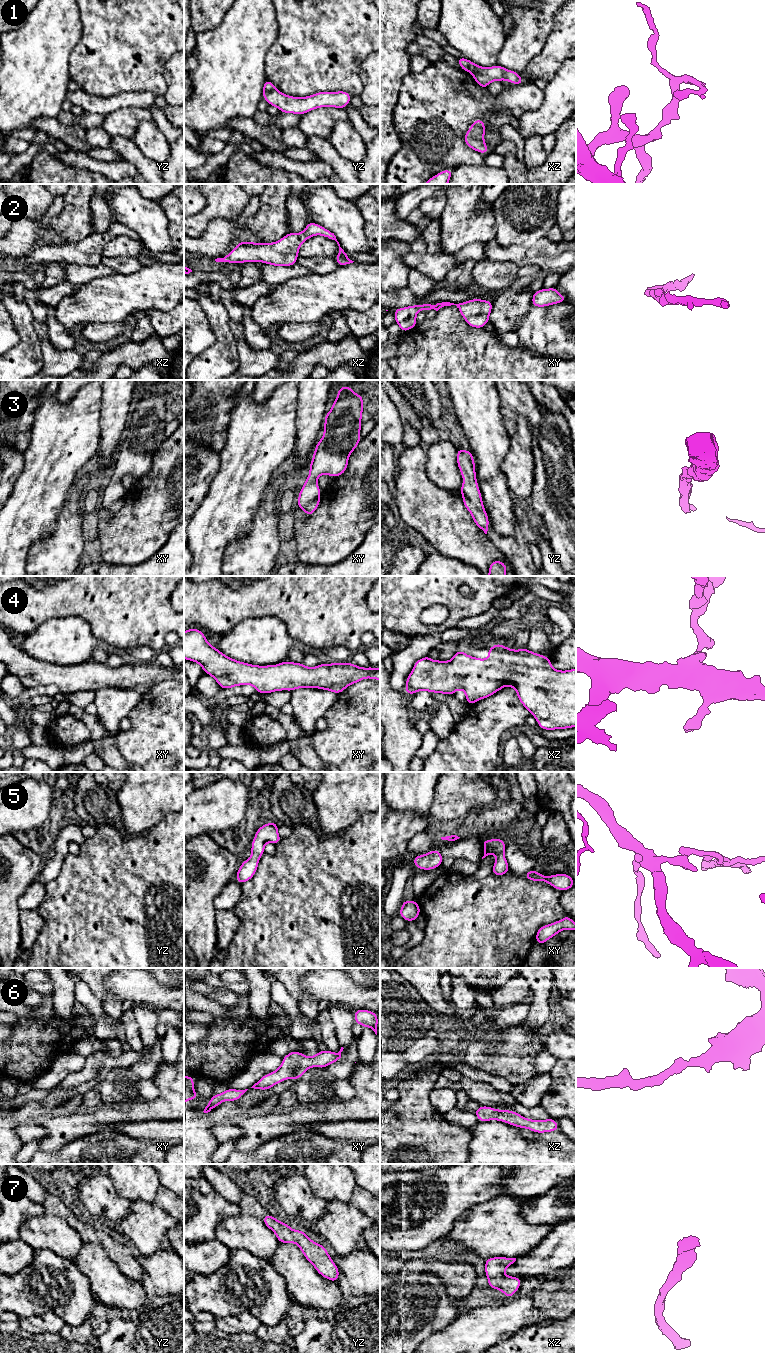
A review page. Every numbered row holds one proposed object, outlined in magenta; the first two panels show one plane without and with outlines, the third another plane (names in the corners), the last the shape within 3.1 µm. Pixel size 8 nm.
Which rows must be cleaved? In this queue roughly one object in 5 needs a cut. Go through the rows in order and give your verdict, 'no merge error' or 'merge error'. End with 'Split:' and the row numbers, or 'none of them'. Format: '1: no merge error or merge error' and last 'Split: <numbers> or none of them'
1: merge error
2: no merge error
3: no merge error
4: no merge error
5: no merge error
6: no merge error
7: no merge error
Split: 1

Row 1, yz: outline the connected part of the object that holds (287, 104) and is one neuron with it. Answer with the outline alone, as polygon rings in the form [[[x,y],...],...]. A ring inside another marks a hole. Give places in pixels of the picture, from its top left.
[[[275,89],[263,92],[263,99],[271,106],[276,106],[280,112],[303,115],[311,110],[322,107],[344,109],[351,101],[352,96],[346,91],[317,92],[303,98],[283,94]]]

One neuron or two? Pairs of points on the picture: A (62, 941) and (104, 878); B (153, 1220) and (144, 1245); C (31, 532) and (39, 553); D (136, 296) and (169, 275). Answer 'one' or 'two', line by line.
A: one
B: one
C: two
D: one

